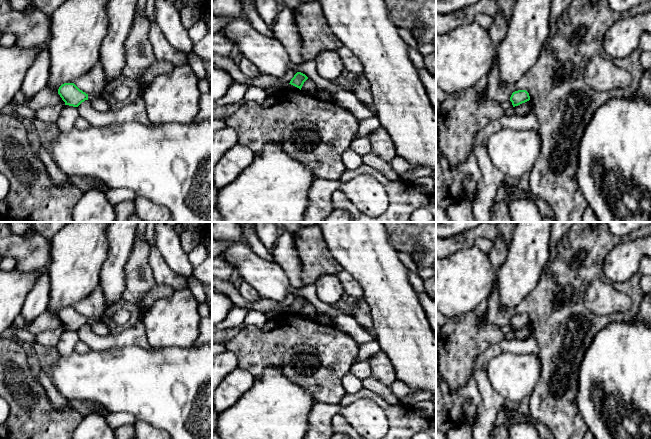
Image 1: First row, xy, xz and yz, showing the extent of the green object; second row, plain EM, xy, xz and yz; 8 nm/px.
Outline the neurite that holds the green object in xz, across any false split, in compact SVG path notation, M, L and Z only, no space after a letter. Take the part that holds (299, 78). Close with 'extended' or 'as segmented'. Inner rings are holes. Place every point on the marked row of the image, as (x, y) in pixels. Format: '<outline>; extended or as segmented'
M297 72L294 77L291 79L290 83L291 85L299 88L301 90L304 82L308 79L308 77L301 73L301 72Z; as segmented

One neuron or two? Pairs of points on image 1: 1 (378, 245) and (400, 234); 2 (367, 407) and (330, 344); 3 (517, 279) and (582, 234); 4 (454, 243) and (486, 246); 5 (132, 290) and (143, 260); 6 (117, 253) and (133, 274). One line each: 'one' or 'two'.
1: two
2: two
3: two
4: two
5: one
6: two

